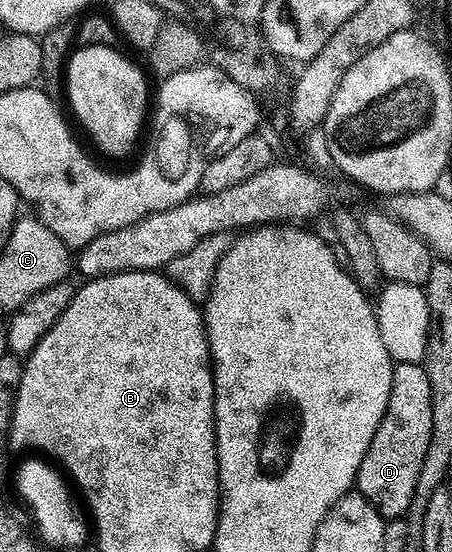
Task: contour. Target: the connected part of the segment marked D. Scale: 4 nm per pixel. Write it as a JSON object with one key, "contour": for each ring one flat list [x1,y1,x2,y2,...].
{"contour":[[399,362,392,372,388,408,384,408,380,428,376,428,376,436,372,436,372,444,368,444,364,460,360,460,356,479,357,493,363,494,383,519,403,517,408,504,412,504,412,492,416,492,416,480,420,476,424,456,428,453,428,440,432,440,432,388,428,384,428,372,425,365,417,362]]}

